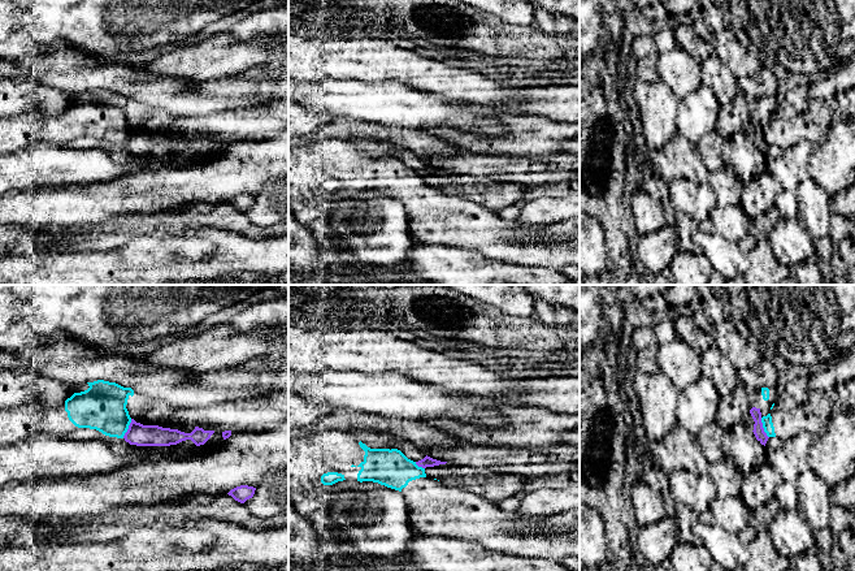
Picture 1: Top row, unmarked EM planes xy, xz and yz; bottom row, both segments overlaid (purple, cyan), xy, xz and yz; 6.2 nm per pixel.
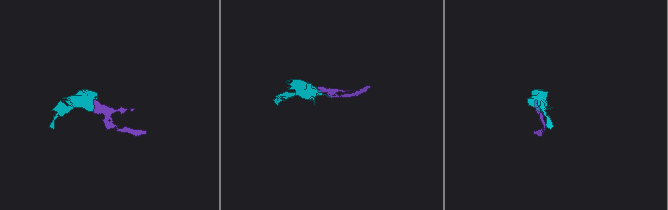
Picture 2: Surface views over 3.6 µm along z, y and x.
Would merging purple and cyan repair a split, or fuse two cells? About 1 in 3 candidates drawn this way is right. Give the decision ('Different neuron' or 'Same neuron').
Different neuron

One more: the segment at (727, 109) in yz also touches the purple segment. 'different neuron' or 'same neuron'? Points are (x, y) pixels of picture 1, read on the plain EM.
different neuron

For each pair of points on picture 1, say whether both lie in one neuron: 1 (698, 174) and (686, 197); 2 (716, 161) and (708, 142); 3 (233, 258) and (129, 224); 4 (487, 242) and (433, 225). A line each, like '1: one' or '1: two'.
1: two
2: one
3: two
4: one

